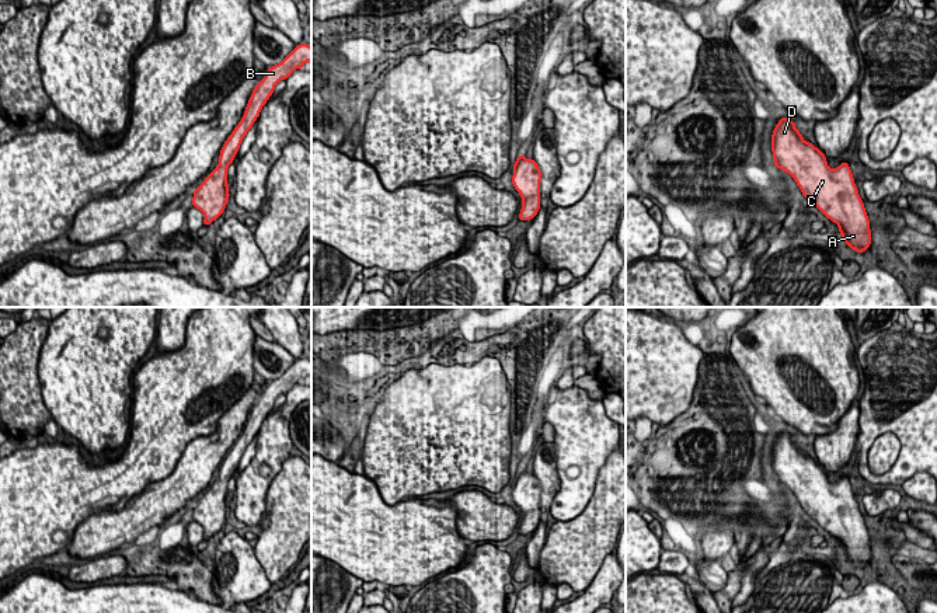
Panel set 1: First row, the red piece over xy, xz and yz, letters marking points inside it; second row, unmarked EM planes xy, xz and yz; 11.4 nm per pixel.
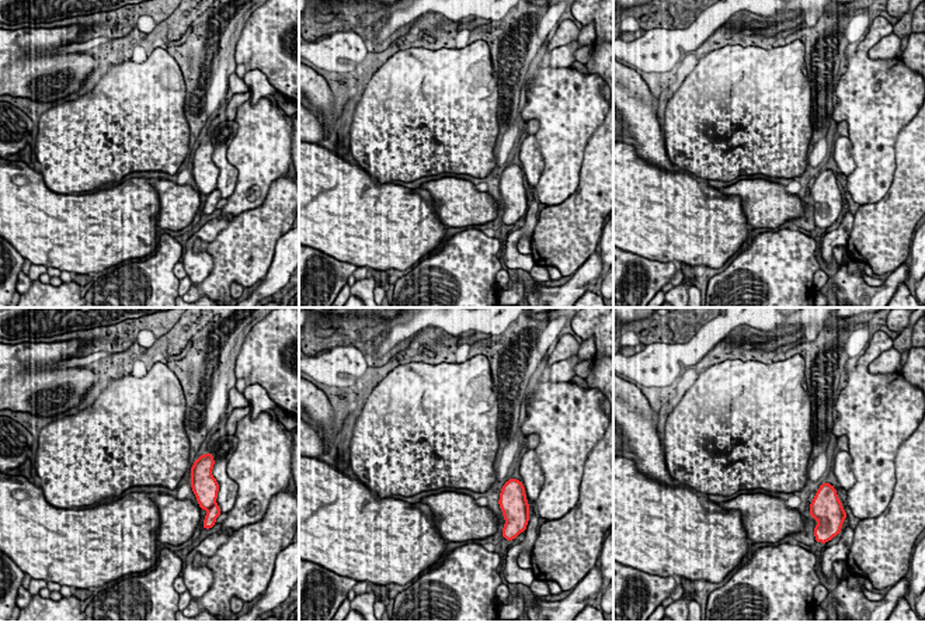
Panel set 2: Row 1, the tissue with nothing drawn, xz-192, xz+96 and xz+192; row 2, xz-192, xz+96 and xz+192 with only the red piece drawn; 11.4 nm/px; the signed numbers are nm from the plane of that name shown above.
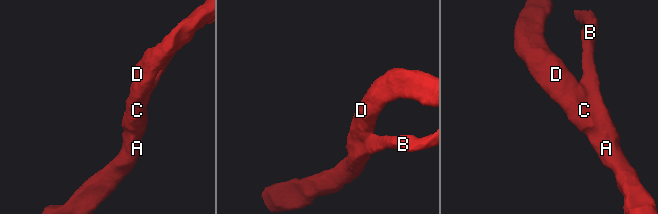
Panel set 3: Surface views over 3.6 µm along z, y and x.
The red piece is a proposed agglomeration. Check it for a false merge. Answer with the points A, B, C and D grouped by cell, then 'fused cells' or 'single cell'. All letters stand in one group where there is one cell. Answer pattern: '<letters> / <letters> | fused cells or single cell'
A B C D | single cell

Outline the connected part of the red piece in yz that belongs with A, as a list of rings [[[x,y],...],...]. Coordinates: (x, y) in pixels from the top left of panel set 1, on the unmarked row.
[[[783,431],[771,447],[774,481],[788,487],[814,520],[837,539],[853,565],[871,560],[870,534],[849,477],[830,484],[825,469]]]

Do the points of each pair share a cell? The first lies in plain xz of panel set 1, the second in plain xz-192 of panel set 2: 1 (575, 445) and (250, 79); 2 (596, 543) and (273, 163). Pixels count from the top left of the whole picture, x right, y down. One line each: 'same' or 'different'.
1: different
2: different

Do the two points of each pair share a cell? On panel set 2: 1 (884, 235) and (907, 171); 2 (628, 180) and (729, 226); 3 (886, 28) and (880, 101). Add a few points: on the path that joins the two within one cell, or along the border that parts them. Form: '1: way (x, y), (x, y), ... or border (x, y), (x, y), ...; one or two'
1: way (893, 219), (907, 201), (907, 187); one
2: way (653, 205), (663, 215), (703, 225); one
3: way (866, 44), (863, 47), (863, 76), (866, 82); one

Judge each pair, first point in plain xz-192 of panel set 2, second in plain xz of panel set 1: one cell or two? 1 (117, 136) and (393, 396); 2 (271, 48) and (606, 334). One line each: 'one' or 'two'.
1: one
2: one

